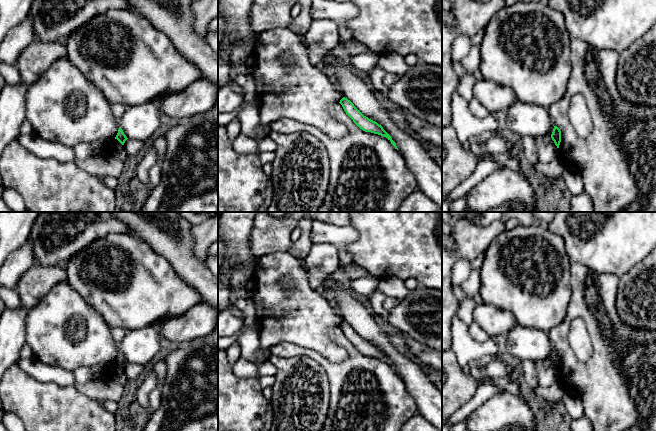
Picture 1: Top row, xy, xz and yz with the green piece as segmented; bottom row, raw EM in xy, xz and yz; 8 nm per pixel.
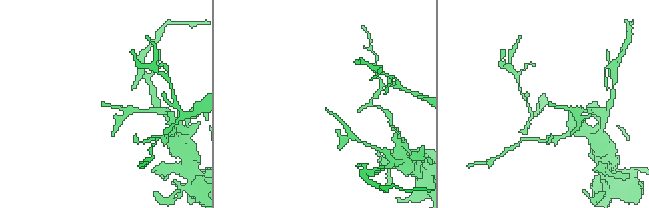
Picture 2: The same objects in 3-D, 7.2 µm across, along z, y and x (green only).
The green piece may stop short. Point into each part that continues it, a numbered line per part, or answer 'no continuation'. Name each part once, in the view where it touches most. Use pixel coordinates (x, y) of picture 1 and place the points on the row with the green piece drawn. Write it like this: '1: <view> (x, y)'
no continuation

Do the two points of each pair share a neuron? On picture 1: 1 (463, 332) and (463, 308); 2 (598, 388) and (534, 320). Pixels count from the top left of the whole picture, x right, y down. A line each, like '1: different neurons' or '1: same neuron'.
1: different neurons
2: different neurons

